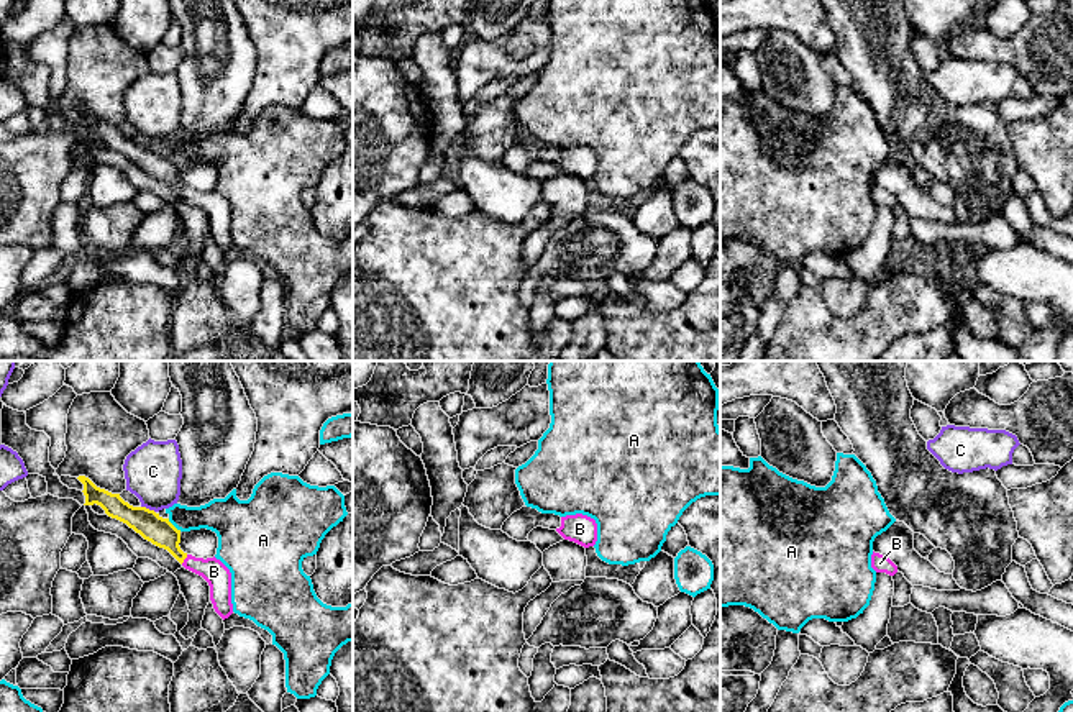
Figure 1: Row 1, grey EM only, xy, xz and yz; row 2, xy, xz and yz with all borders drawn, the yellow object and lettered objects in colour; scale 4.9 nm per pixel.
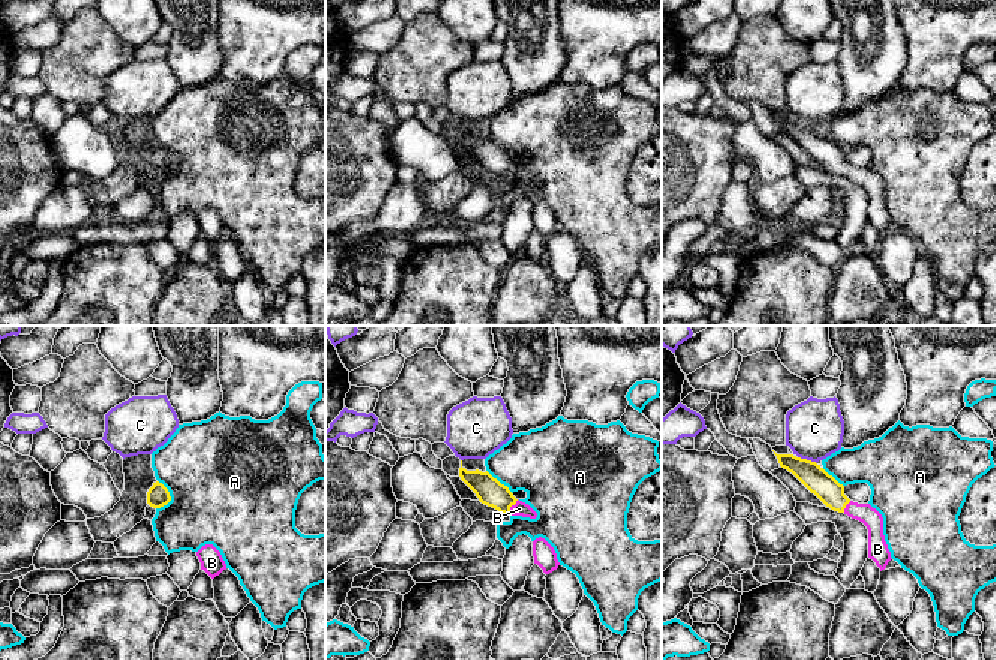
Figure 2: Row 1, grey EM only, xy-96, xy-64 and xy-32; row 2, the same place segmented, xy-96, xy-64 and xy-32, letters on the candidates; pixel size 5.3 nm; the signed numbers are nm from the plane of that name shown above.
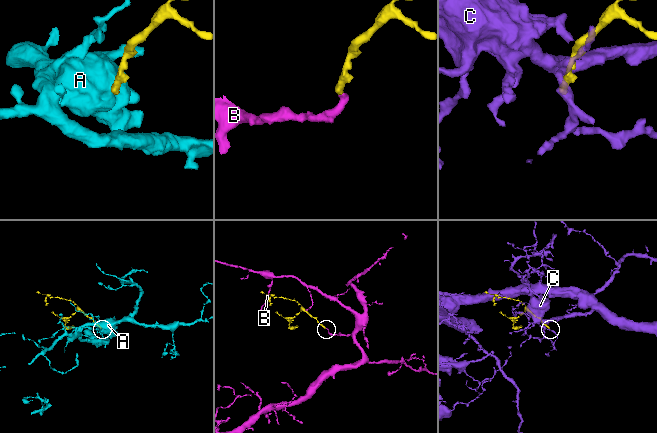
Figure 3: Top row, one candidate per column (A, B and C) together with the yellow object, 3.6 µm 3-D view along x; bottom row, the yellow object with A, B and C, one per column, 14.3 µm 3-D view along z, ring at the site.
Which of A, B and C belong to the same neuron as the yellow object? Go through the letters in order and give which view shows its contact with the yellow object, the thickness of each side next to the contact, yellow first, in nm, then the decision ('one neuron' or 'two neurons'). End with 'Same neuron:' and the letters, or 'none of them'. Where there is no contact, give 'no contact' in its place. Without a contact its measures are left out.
A: contact in xy; calibres 140 and 180 nm; two neurons
B: contact in xy; calibres 140 and 120 nm; one neuron
C: contact in xy; calibres 140 and 280 nm; two neurons
Same neuron: B

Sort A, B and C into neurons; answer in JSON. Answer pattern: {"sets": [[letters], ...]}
{"sets": [["A"], ["B"], ["C"]]}

